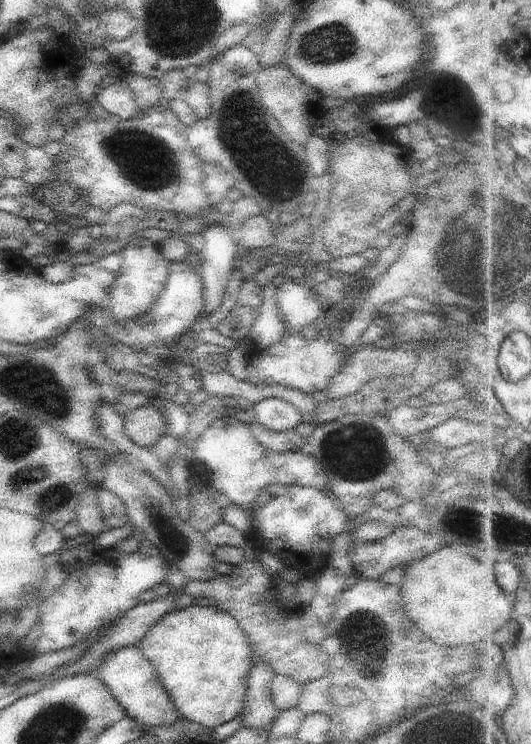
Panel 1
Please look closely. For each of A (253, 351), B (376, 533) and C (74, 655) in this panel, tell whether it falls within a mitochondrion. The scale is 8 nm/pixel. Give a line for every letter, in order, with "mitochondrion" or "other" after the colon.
A: other
B: other
C: other

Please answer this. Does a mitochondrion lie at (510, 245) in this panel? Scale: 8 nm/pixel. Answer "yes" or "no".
yes

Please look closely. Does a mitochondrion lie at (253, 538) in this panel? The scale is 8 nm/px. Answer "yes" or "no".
no

